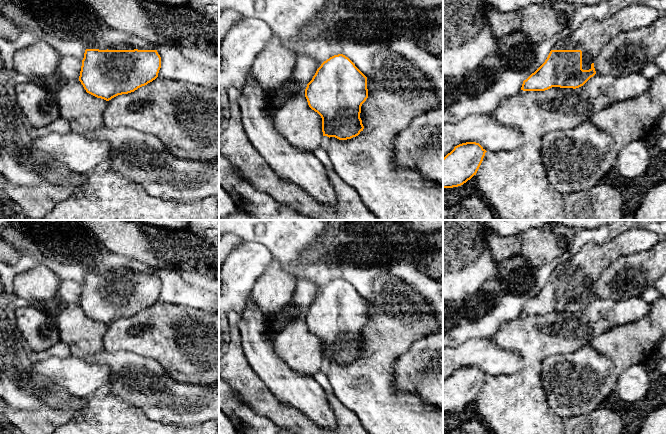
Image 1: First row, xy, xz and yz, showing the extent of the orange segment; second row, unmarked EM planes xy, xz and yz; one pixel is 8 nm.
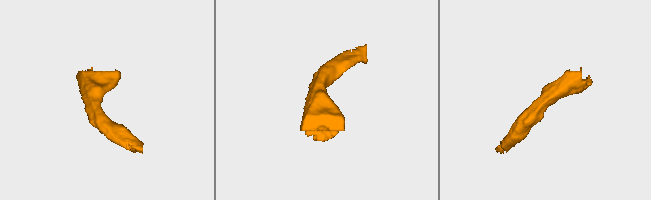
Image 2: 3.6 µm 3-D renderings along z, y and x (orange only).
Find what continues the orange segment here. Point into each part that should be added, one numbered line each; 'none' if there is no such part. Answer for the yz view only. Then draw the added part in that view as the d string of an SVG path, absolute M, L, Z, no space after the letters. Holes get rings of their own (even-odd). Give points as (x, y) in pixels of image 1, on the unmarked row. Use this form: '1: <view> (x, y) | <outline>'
1: yz (592, 259) | M642 228L627 230L602 244L589 243L574 254L570 260L558 264L552 274L581 274L582 293L591 293L591 288L601 273L622 256L652 249L661 238Z

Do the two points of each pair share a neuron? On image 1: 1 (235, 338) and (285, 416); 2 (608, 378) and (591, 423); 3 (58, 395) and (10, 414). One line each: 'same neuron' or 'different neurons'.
1: same neuron
2: different neurons
3: different neurons

